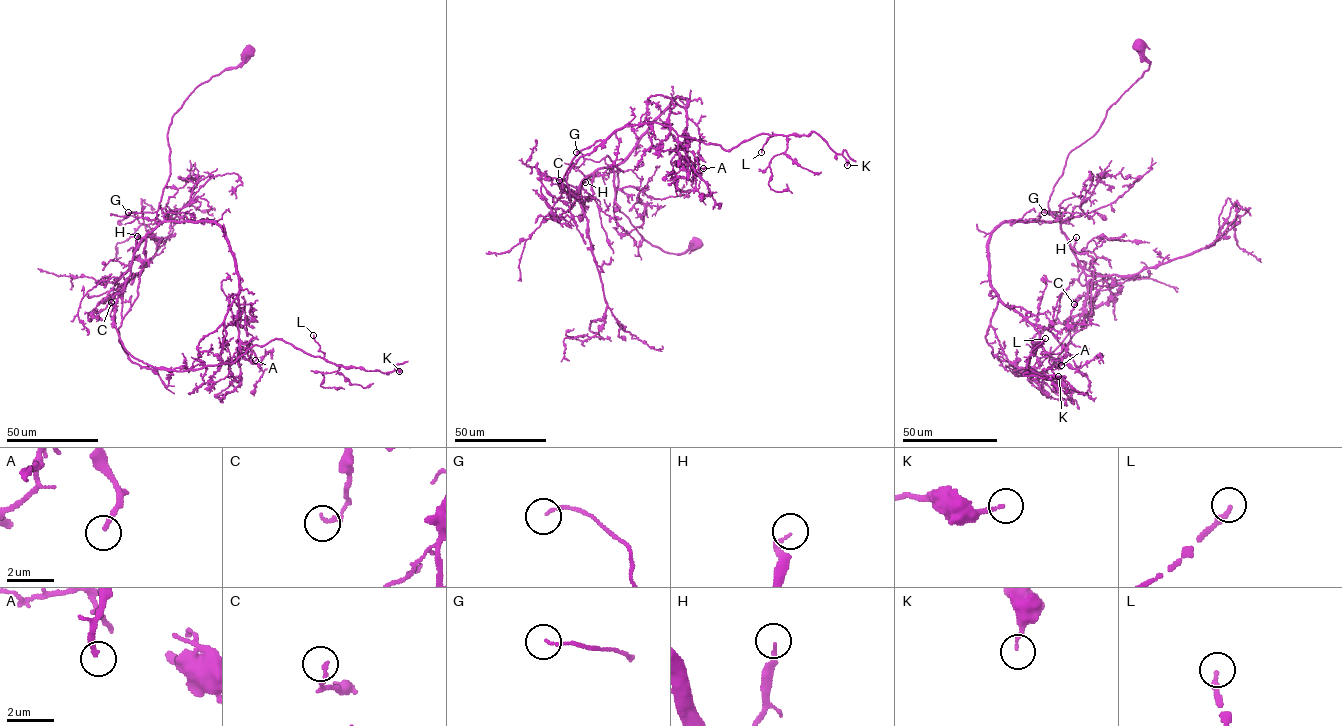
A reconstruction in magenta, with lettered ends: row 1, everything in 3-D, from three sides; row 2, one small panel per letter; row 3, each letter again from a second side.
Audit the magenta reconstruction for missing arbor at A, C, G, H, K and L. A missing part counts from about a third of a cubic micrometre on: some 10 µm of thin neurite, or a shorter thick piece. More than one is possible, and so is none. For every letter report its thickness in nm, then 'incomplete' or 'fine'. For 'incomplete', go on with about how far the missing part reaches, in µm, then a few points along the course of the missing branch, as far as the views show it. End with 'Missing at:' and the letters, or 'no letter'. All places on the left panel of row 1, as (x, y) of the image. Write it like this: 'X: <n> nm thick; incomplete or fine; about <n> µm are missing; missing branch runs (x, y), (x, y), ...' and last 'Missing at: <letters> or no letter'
A: 200 nm thick; fine
C: 160 nm thick; fine
G: 90 nm thick; fine
H: 140 nm thick; incomplete; about 10 µm are missing
K: 140 nm thick; fine
L: 200 nm thick; incomplete; about 10 µm are missing
Missing at: H, L

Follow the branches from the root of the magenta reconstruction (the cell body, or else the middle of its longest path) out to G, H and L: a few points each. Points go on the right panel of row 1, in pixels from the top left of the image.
G: (1140, 47), (1149, 68), (1108, 110), (1098, 131), (1068, 154), (1048, 202), (1049, 210), (1054, 212), (1044, 212)
H: (1140, 47), (1149, 68), (1108, 110), (1098, 131), (1068, 154), (1050, 197), (1049, 212), (1073, 250), (1076, 237)
L: (1140, 47), (1149, 68), (1068, 155), (1048, 202), (1059, 221), (991, 234), (1004, 354), (1027, 368), (1045, 338)

